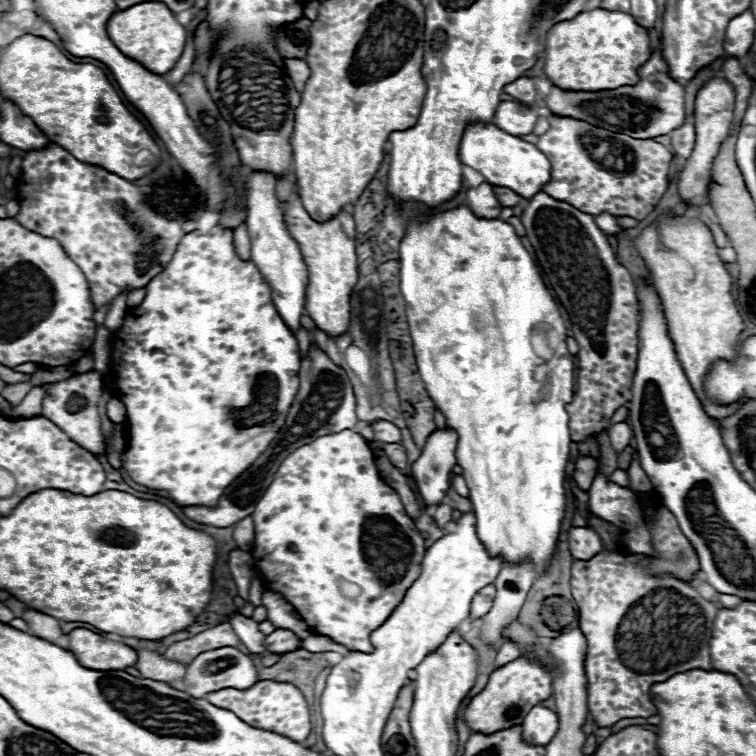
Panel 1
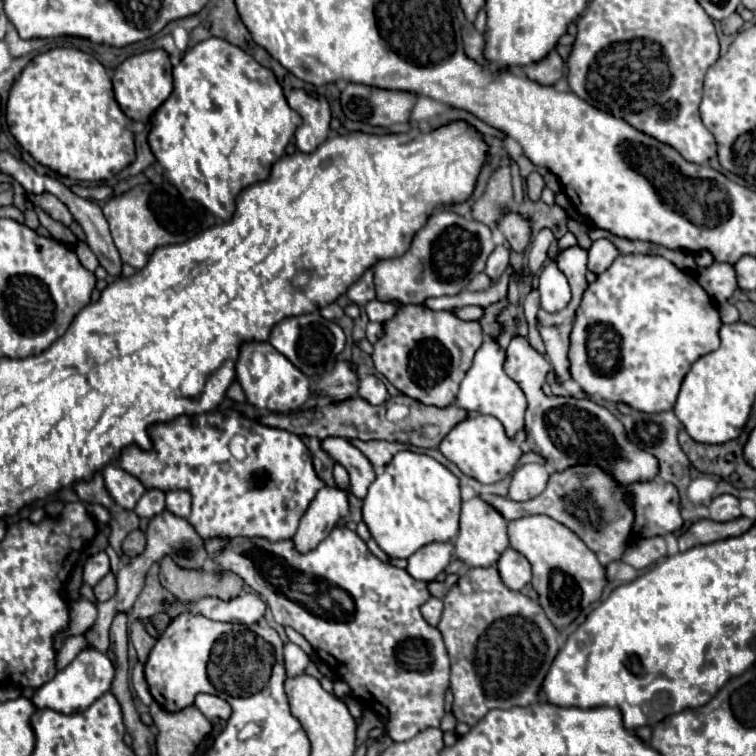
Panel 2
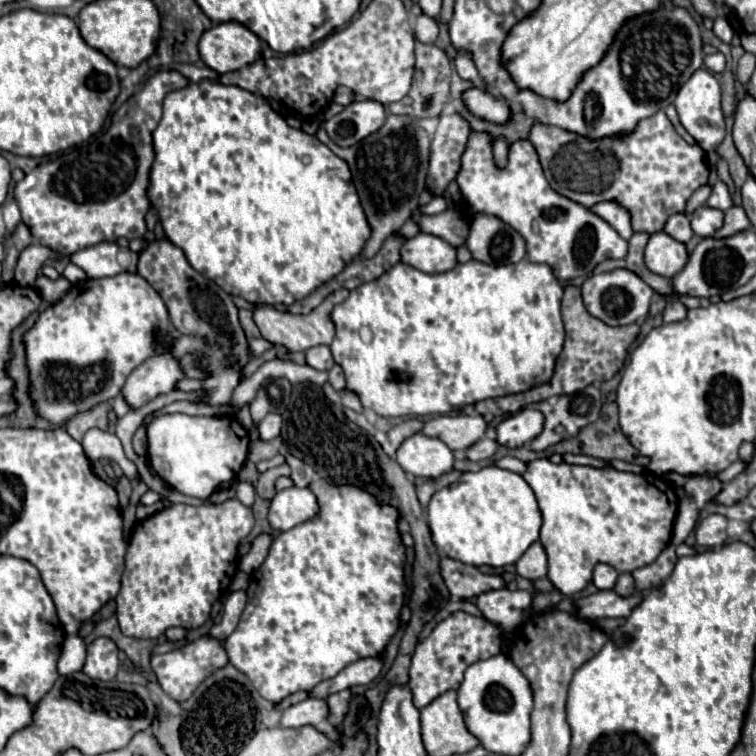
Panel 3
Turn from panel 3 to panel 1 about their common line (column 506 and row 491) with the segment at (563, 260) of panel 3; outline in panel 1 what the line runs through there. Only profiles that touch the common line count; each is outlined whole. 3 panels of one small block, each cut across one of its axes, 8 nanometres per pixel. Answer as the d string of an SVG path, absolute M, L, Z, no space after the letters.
M214 226L208 232L200 232L200 230L188 232L176 246L176 252L174 252L172 260L168 262L168 266L148 282L144 302L132 310L134 320L130 320L130 312L126 312L124 324L116 332L116 338L112 344L112 372L118 378L116 384L118 384L120 400L126 406L128 448L126 448L124 470L136 484L146 486L150 490L164 490L180 506L216 506L222 492L242 472L246 472L256 462L256 458L270 446L272 438L276 438L276 434L280 432L280 426L284 426L284 422L286 422L286 414L298 392L300 348L298 348L298 342L296 342L294 334L290 332L290 328L284 324L284 320L276 312L270 292L272 290L264 282L258 268L250 260L238 258L236 250L234 250L232 230Z

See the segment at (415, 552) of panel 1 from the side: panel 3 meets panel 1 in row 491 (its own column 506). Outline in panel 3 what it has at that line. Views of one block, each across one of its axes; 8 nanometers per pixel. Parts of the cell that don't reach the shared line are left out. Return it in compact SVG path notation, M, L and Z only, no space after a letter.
M470 260L466 264L458 264L456 268L444 272L444 274L424 274L424 272L400 262L394 268L390 268L388 272L384 272L380 278L354 288L350 292L350 296L332 310L332 320L336 324L336 338L330 344L330 350L332 350L334 362L338 366L342 366L342 370L344 370L346 388L358 394L364 408L372 408L376 414L386 416L386 418L450 414L450 412L462 410L468 404L476 404L486 398L524 392L536 384L550 380L556 358L562 352L562 344L564 344L564 328L562 328L562 318L560 318L560 296L562 296L562 286L554 278L552 270L546 264L532 264L528 260L522 260L518 264L508 264L508 266L488 266L478 260Z

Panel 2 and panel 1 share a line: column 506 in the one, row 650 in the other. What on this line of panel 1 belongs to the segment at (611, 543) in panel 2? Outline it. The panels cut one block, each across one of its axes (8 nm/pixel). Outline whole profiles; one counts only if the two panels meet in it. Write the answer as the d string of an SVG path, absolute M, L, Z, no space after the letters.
M504 640L502 646L500 646L500 650L498 650L498 654L496 654L496 664L498 664L498 666L504 666L504 664L516 660L518 656L520 656L518 644L512 642L512 640Z

